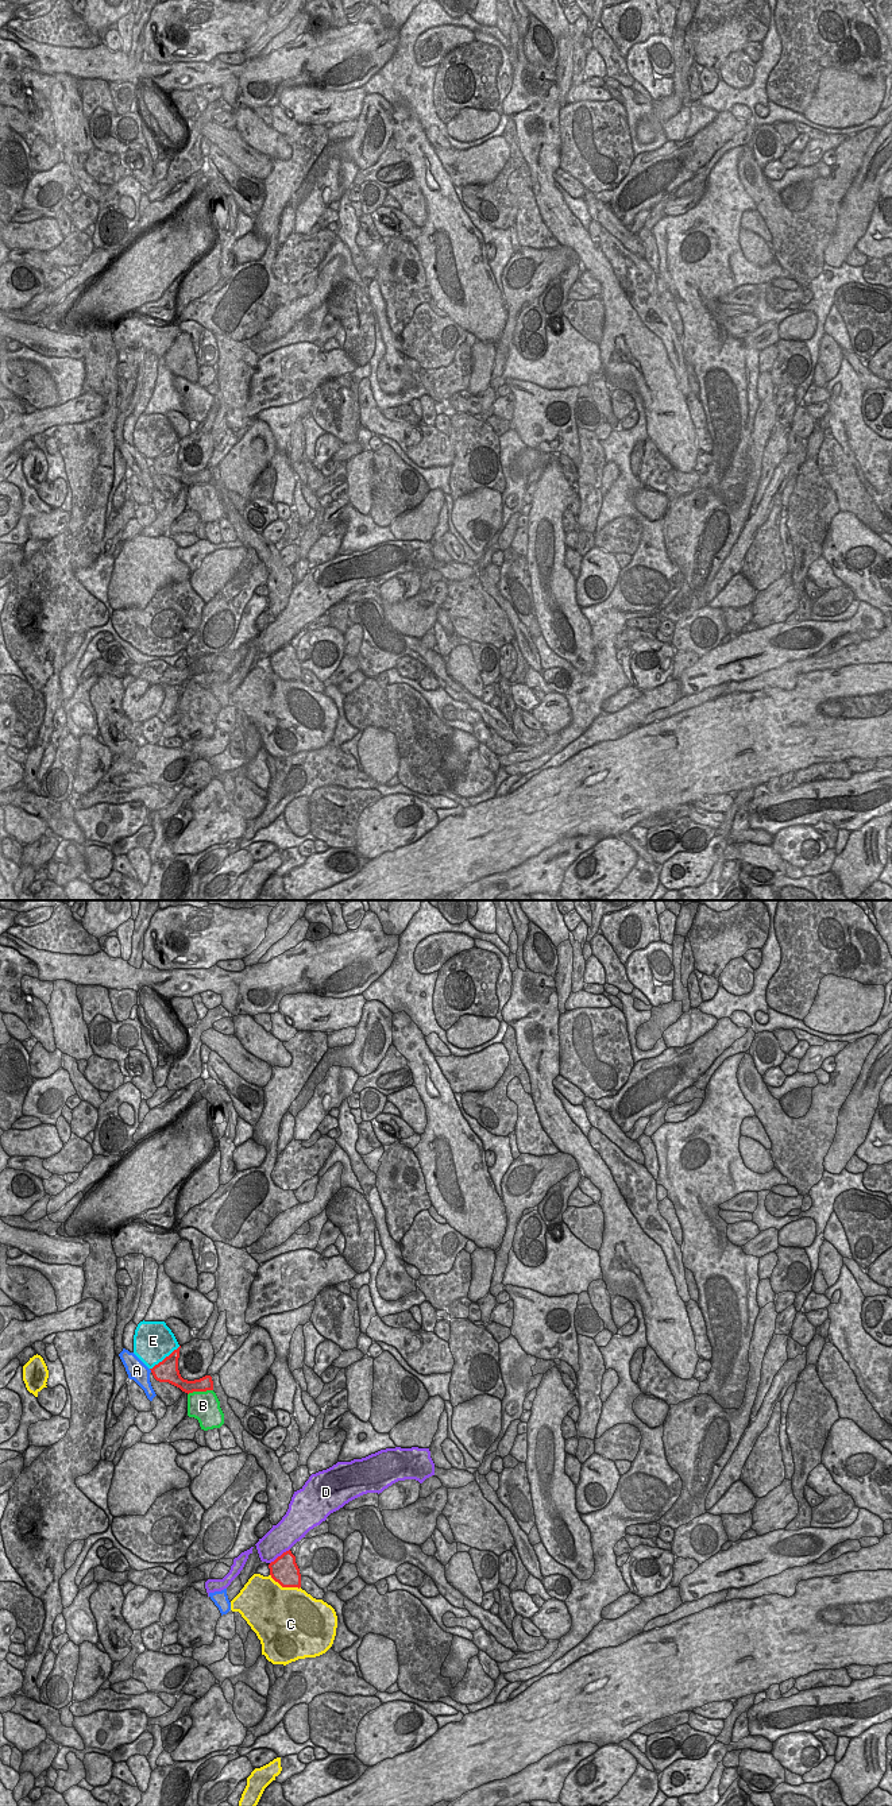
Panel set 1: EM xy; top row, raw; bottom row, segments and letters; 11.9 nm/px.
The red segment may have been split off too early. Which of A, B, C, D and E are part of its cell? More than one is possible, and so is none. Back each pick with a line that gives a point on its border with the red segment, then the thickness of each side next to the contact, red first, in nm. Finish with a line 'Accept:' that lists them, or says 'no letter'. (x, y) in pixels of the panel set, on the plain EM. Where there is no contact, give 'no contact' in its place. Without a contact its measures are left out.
Accept: no letter

